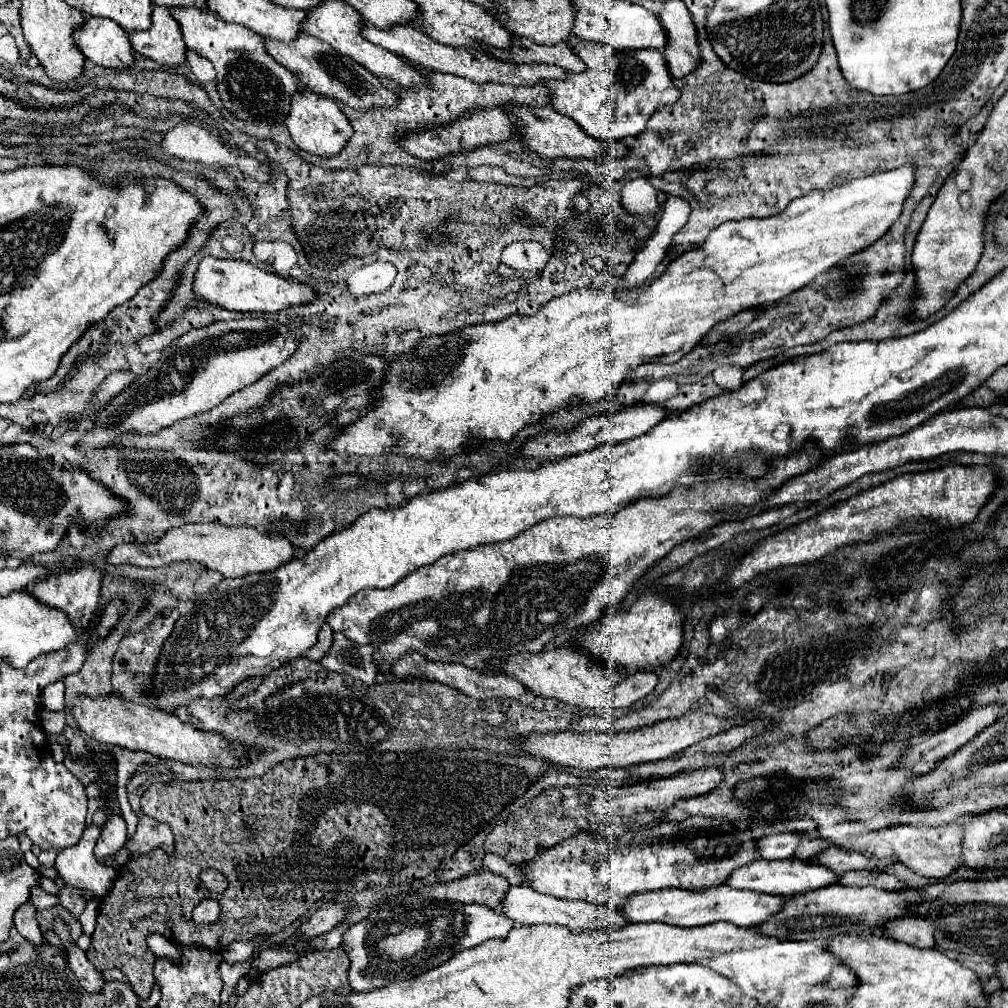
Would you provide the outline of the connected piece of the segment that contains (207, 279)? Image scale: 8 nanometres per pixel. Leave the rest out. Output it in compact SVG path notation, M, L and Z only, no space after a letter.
M204 257L200 261L200 267L194 279L194 293L206 303L214 303L218 307L242 311L242 313L278 313L282 309L312 303L318 299L314 287L308 283L284 279L248 261L232 261L232 259L224 261L216 257Z

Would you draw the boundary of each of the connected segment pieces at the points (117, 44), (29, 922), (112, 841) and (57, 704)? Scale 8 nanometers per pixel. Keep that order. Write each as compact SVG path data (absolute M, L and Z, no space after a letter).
M86 17L82 27L76 27L72 33L76 47L82 55L108 69L128 69L134 63L130 51L130 39L118 23L104 17Z
M32 905L20 907L20 909L16 911L16 915L14 915L14 921L16 921L18 933L20 933L24 939L28 939L30 943L36 943L36 945L38 945L38 943L44 941L44 937L42 937L42 933L40 933L40 925L38 925L34 913L36 913L36 909L34 909Z
M112 811L104 829L102 829L102 835L94 847L94 855L100 863L104 863L116 851L120 851L124 847L124 843L126 843L126 823L124 823L122 815Z
M58 681L46 687L46 691L42 693L42 703L50 711L64 711L64 683Z

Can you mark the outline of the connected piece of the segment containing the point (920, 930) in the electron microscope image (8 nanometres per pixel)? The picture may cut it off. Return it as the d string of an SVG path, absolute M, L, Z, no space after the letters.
M902 917L902 919L894 919L884 927L886 937L896 939L896 941L906 941L908 945L914 947L934 947L934 925L926 919L926 917Z

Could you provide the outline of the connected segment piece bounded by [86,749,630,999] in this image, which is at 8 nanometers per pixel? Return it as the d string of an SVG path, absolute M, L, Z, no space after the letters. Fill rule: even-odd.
M420 749L420 751L414 751L414 753L320 753L320 757L296 757L296 759L288 759L288 761L282 761L278 763L274 769L270 769L266 775L262 777L256 777L256 779L250 779L250 781L244 781L244 787L246 787L246 795L242 793L240 795L240 801L258 801L258 805L254 807L226 807L226 779L218 779L218 781L170 781L170 783L154 783L146 789L144 797L142 797L142 811L152 817L152 819L158 819L162 823L168 823L170 829L174 831L174 837L176 837L176 851L172 857L166 857L164 851L152 851L150 855L144 855L144 857L134 857L132 861L128 861L124 865L124 869L120 871L118 869L118 879L114 881L114 887L108 891L108 895L100 901L100 909L98 909L98 917L96 917L96 931L92 935L92 943L88 947L88 961L98 969L98 971L106 971L106 969L120 969L132 983L132 989L138 997L142 999L148 999L150 997L150 991L152 991L152 985L154 985L154 963L156 963L156 955L148 949L146 945L146 937L152 935L152 933L160 933L164 935L168 941L172 943L180 943L180 945L198 945L198 947L204 947L204 949L214 949L216 953L220 953L222 949L226 949L232 941L250 941L254 935L260 935L264 933L266 937L272 937L276 935L278 931L282 931L284 927L292 925L294 921L298 921L302 915L306 915L310 911L310 907L324 899L326 895L330 893L346 893L348 891L348 883L350 883L350 893L354 891L364 891L364 889L370 889L370 887L376 887L376 885L410 885L412 881L416 879L424 879L428 877L432 871L436 871L440 867L442 861L450 859L458 847L462 847L464 843L468 843L478 831L482 831L498 813L502 813L502 809L506 805L510 805L514 799L522 797L524 791L528 791L528 787L532 783L536 783L546 771L550 769L564 769L566 773L570 775L576 775L576 777L606 777L606 779L618 779L618 781L626 781L630 779L626 767L604 767L604 769L596 769L596 771L584 771L584 769L576 769L576 767L564 767L564 765L556 765L556 763L544 763L542 759L530 759L530 757L522 757L522 755L504 755L504 753L492 753L492 751L484 751L484 749L460 749L460 751L444 751L444 749ZM284 781L286 785L292 787L292 803L282 803L284 799L276 799L276 787L282 785L284 789ZM246 815L250 815L250 819L254 819L254 829L258 831L256 839L250 839L246 835L246 831L242 831L242 819L246 819ZM204 869L218 869L224 873L224 877L228 879L228 889L220 895L212 893L212 891L206 891L200 883L198 883L198 875L200 871ZM202 899L218 899L220 907L222 907L222 913L220 917L210 923L210 925L196 925L192 921L192 911L194 907L202 901Z

